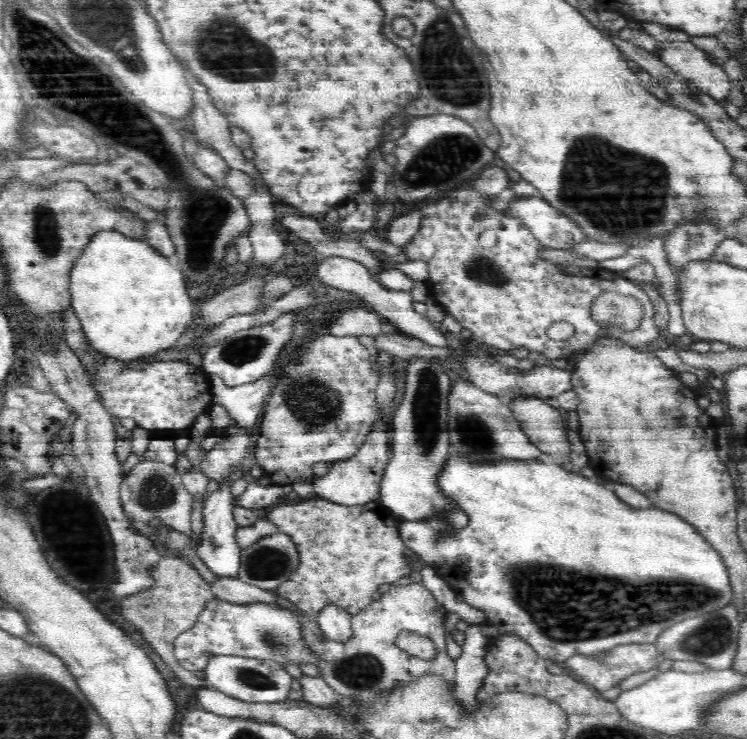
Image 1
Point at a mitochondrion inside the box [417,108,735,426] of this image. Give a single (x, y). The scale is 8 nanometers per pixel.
(620, 192)

